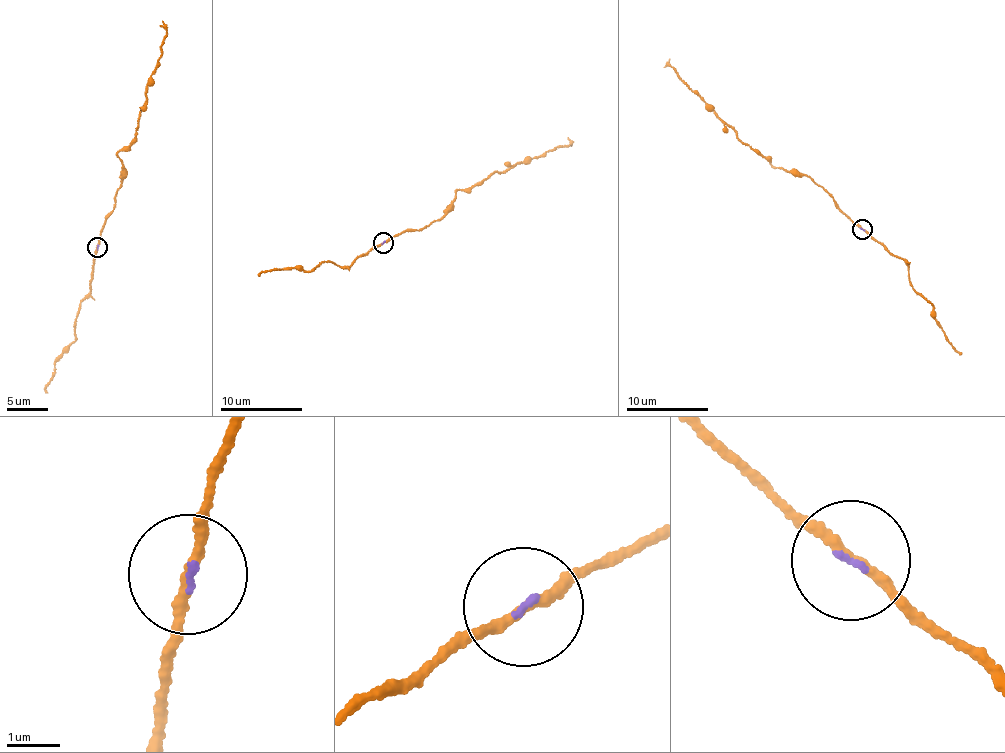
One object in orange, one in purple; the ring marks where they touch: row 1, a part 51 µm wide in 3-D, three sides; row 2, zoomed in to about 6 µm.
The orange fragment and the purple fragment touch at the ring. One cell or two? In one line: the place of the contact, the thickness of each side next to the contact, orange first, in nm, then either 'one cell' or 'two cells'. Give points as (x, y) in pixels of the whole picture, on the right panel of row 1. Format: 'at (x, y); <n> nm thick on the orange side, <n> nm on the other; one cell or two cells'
at (862, 229); 180 nm thick on the orange side, 70 nm on the other; one cell

